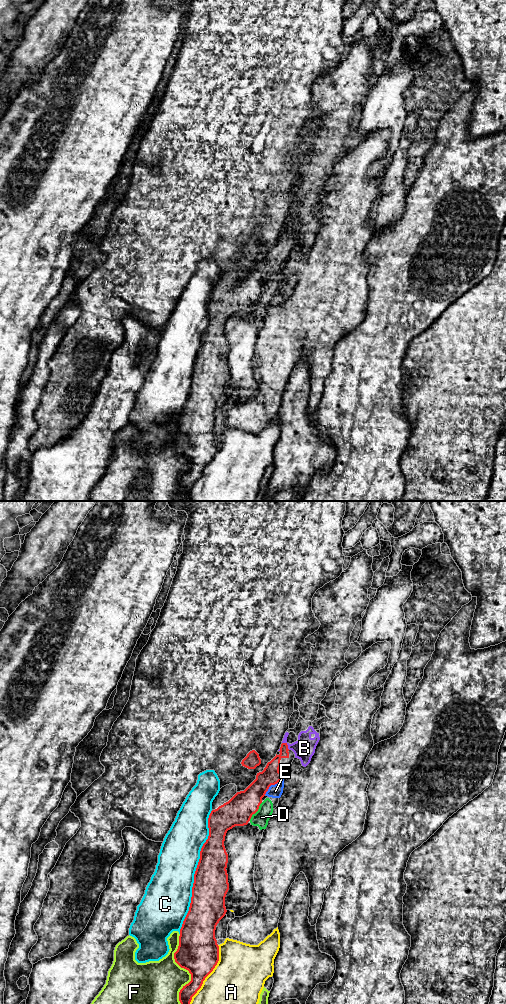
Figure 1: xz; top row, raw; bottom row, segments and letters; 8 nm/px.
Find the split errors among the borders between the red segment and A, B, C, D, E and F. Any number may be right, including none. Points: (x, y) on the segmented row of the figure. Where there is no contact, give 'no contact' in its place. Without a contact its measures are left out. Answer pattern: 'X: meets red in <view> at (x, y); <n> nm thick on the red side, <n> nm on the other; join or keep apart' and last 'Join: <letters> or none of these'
A: meets red in xz at (209, 973); 340 nm thick on the red side, 420 nm on the other; keep apart
B: meets red in xz at (287, 745); 120 nm thick on the red side, 170 nm on the other; keep apart
C: meets red in xz at (195, 872); 280 nm thick on the red side, 360 nm on the other; keep apart
D: meets red in xz at (256, 811); 220 nm thick on the red side, 120 nm on the other; keep apart
E: meets red in xz at (273, 784); 190 nm thick on the red side, 110 nm on the other; keep apart
F: meets red in xz at (184, 968); 340 nm thick on the red side, 360 nm on the other; keep apart
Join: none of these

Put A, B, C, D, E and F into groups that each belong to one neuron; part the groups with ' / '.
A / B D E / C / F

